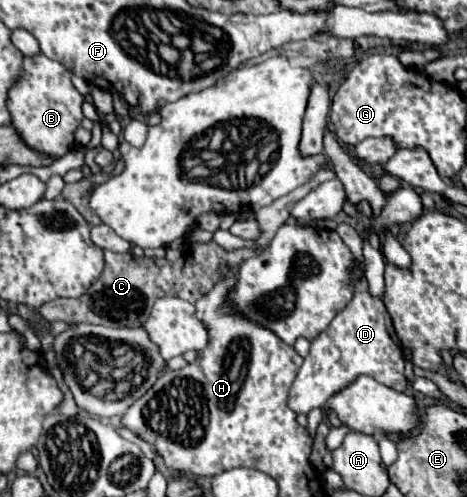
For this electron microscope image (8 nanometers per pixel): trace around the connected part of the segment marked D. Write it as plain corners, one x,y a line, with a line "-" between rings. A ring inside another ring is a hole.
365,277
355,285
355,295
347,307
337,313
331,325
311,343
311,351
305,357
297,379
289,391
289,407
295,413
309,413
315,407
323,407
325,401
347,387
357,375
369,375
375,381
395,389
405,391
405,361
401,355
401,343
395,335
391,317
381,299
371,297
367,291

